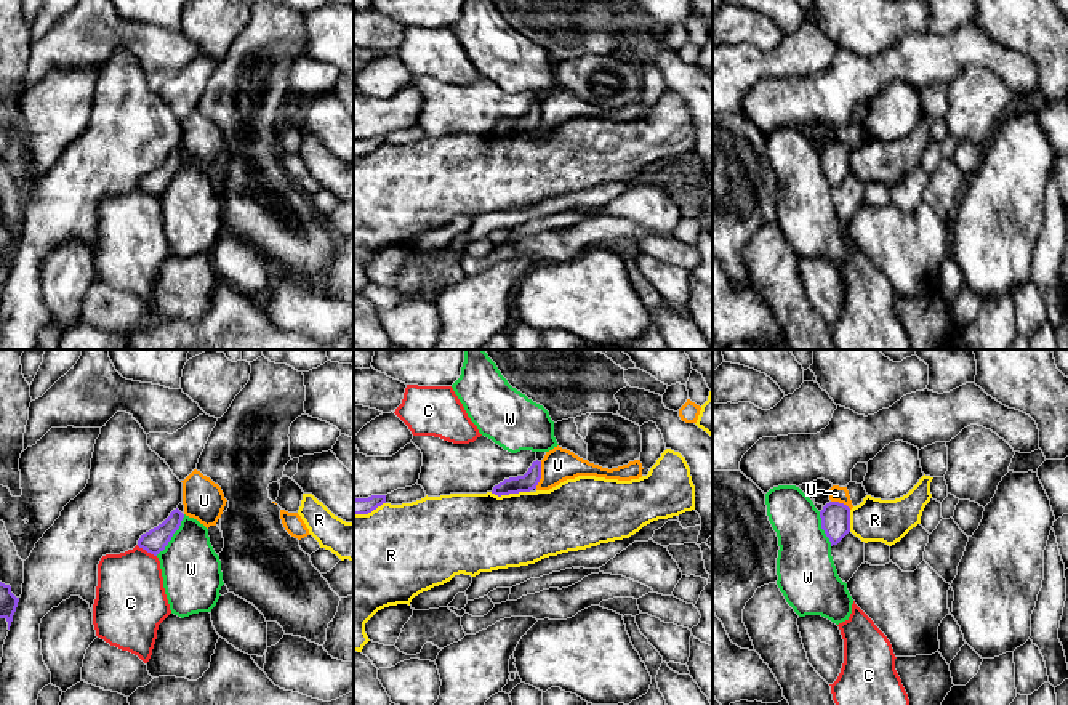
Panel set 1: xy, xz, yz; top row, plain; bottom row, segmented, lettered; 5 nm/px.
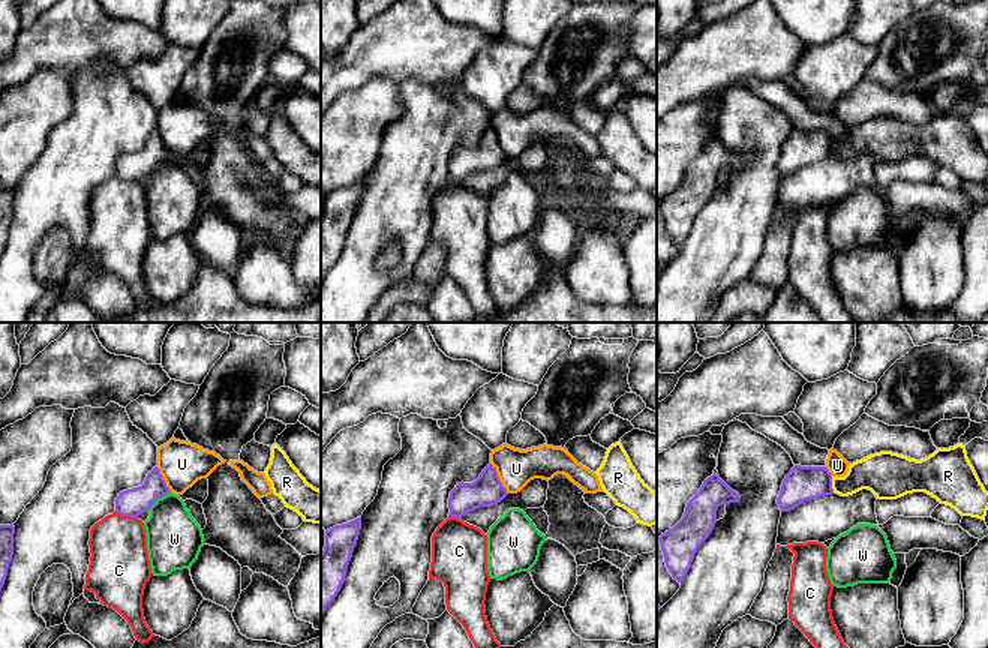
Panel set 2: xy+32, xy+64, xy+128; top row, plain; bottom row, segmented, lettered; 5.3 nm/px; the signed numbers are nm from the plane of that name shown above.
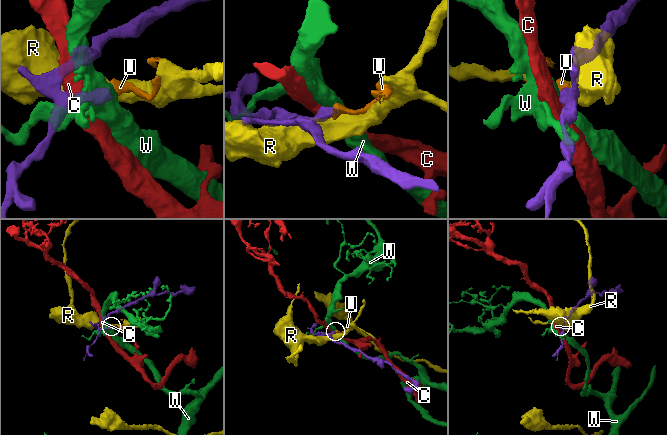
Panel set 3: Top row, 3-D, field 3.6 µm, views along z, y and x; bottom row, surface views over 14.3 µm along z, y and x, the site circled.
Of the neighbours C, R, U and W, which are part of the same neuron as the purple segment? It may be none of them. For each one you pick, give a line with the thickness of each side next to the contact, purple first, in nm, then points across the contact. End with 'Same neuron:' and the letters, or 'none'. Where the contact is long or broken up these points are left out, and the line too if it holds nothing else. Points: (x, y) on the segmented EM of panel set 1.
Same neuron: none

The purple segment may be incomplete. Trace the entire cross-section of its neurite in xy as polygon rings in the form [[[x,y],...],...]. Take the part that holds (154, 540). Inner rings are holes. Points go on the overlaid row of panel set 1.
[[[178,508],[173,510],[162,524],[141,535],[138,546],[157,556],[179,529],[183,518],[184,514]]]

